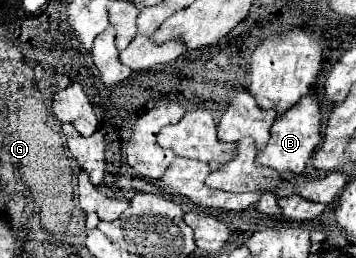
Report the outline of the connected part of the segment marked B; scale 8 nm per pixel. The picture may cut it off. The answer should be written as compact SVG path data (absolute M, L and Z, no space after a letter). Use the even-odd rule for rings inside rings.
M312 86L310 92L302 96L298 104L294 104L290 110L286 110L282 116L274 120L272 130L270 130L270 142L266 144L266 148L258 152L258 158L256 158L258 164L270 166L278 172L286 172L286 170L292 170L296 174L304 172L316 146L320 144L320 126L322 126L322 104Z

